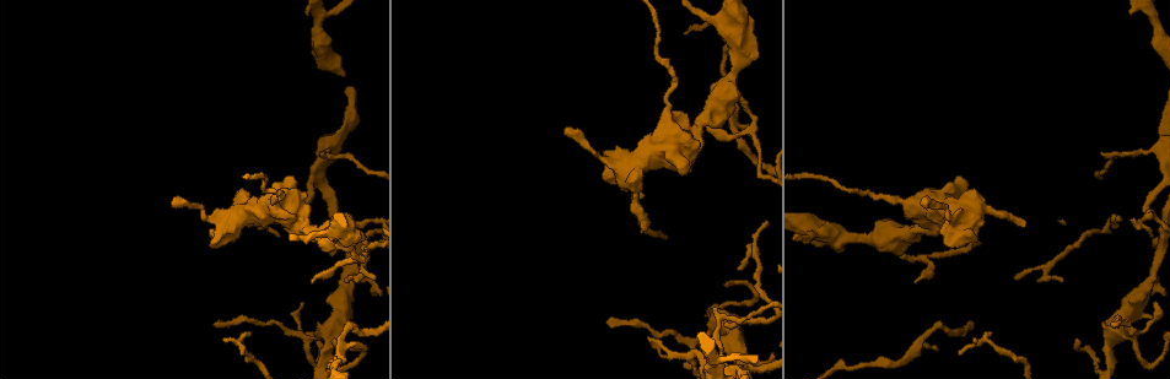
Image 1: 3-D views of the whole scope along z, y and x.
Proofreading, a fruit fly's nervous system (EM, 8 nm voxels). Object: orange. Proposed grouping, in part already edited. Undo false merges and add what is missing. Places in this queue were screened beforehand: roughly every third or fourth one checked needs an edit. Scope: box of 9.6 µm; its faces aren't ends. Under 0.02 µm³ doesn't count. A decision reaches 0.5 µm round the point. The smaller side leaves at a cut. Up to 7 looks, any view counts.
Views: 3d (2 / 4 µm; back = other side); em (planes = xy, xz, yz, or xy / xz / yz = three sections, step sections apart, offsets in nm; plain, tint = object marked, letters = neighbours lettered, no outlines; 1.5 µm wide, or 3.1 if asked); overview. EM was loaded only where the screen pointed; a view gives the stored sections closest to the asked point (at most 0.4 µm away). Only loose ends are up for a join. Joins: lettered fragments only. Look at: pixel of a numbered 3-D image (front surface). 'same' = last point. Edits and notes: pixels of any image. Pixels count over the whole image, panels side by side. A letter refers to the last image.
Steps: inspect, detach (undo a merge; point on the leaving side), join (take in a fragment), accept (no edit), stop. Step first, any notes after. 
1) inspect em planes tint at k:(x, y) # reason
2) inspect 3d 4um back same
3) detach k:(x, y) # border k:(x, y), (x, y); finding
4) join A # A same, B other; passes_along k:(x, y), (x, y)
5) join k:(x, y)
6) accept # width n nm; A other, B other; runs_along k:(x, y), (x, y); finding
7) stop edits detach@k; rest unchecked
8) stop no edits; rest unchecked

inspect 3d 4um at 1:(365, 351) # an open end

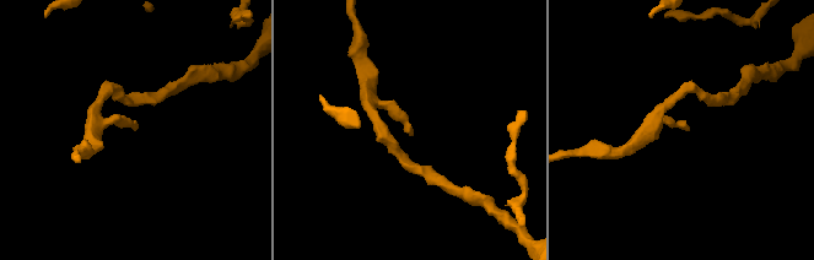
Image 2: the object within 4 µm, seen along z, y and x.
inspect em planes tint at 2:(411, 135) # need the tissue

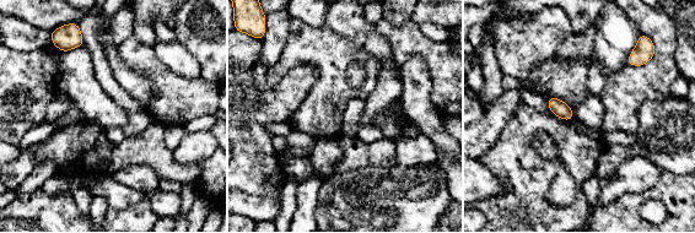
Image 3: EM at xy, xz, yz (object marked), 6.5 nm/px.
inspect em planes letters same # what lies round it

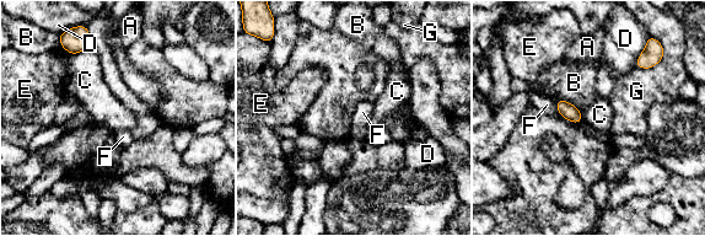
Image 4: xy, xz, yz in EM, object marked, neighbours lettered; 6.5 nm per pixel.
accept # longest_contact F 220 nm; A other, B other, C other, D other, E other, F other, G other; no lettered fragment goes on from it

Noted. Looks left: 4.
inspect em yz step 4 tint at 1:(361, 259) # sharp bend

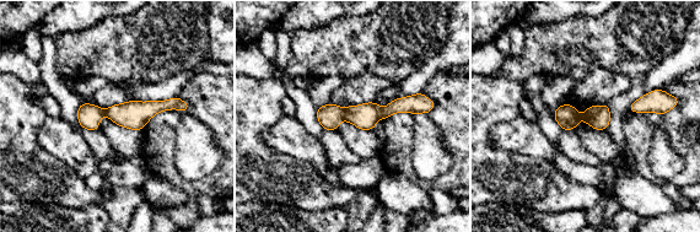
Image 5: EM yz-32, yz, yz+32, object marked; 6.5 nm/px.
inspect em planes tint same

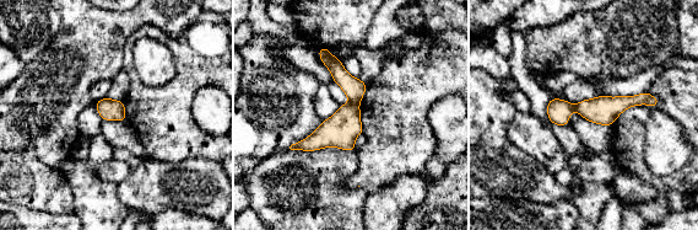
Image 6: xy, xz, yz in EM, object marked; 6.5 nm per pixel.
inspect em planes letters same # what lies round it

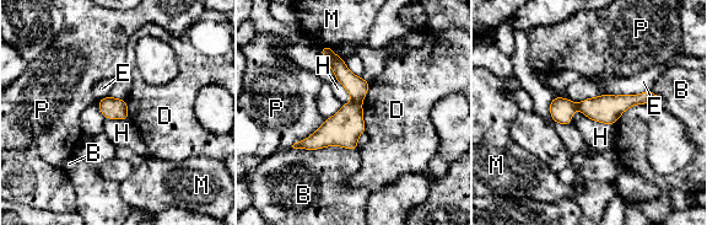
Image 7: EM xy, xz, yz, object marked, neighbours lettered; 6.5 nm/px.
detach 7:(343, 129) # width 140 nm; B other, D other, E other, H other, M other, P other; a second neuron is stuck on

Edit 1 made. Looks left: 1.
stop edits detach@7; rest unchecked

